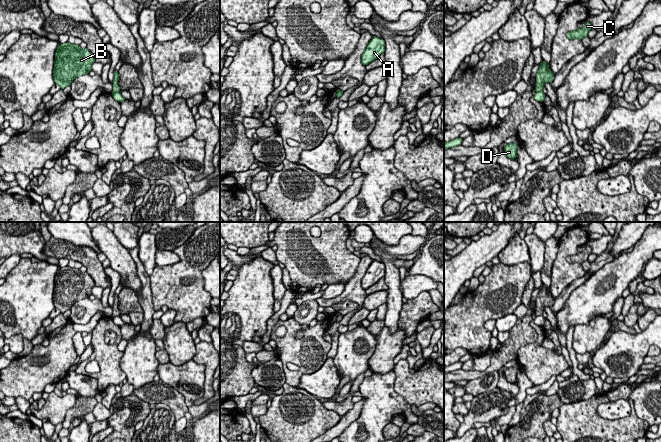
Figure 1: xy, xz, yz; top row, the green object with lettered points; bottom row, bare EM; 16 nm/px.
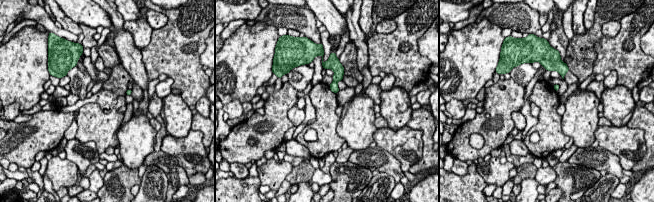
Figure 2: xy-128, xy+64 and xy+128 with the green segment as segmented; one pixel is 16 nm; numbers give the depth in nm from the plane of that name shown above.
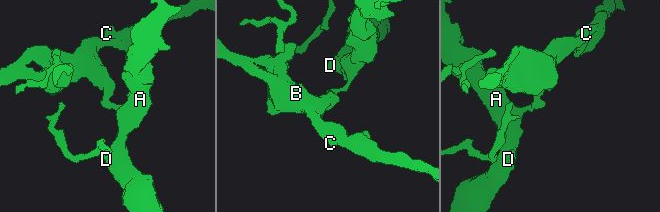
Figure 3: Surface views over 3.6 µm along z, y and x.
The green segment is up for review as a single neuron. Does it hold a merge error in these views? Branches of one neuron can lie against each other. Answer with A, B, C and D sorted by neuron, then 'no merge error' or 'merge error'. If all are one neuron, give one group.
groups A D / B C; merge error

